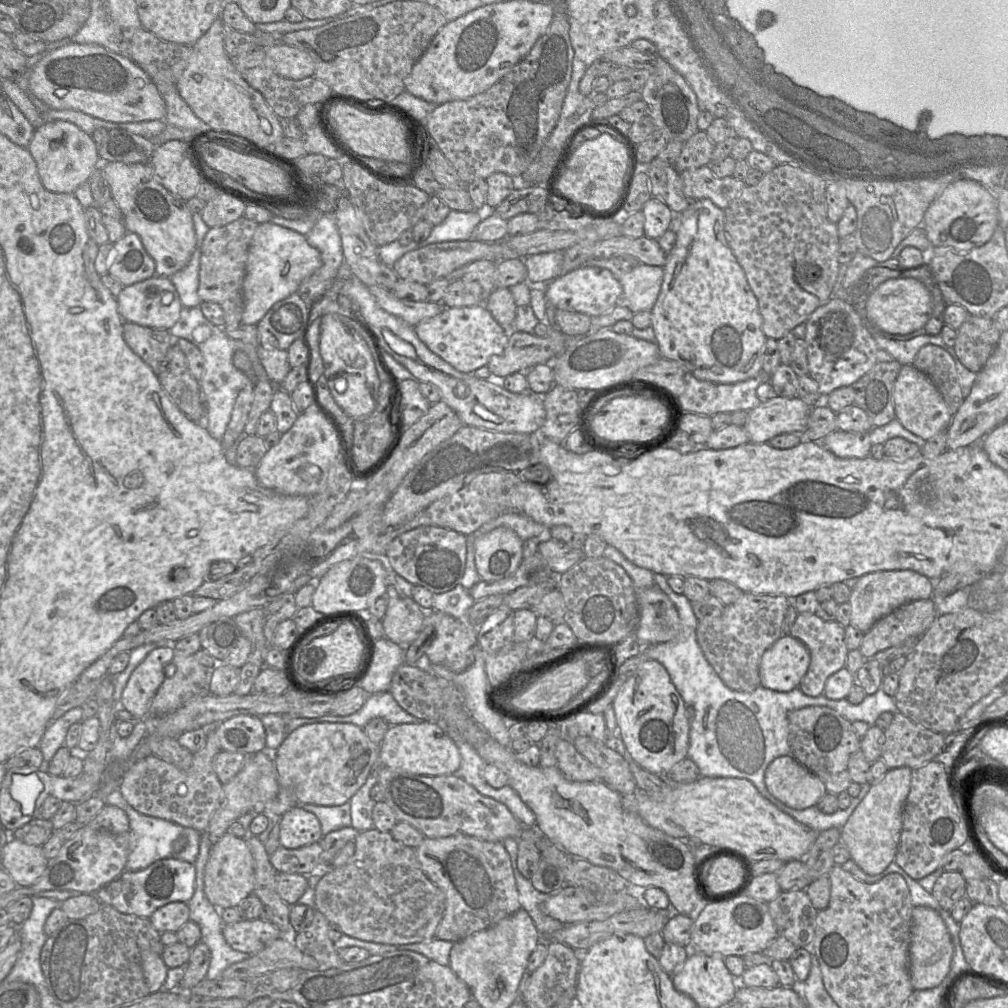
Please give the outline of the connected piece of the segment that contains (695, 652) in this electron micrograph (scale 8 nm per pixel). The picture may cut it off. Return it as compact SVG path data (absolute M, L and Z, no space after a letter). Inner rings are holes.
M654 573L654 582L675 605L681 620L681 632L672 641L643 647L640 654L644 655L644 660L656 660L665 667L686 706L694 709L695 716L690 725L687 757L698 766L700 775L747 779L754 784L762 796L778 809L808 828L818 833L830 828L842 829L853 811L869 792L871 783L861 785L859 795L852 798L848 808L839 809L832 814L823 813L816 805L803 810L790 808L773 797L765 785L764 775L768 765L775 758L790 754L787 714L789 711L806 706L827 706L851 723L863 721L869 725L875 725L880 714L899 712L894 696L887 695L882 688L879 688L876 693L866 695L860 704L853 705L847 698L831 700L824 694L811 697L804 694L799 687L788 692L777 692L763 686L759 686L751 692L732 690L719 678L705 658L697 641L696 629L699 621L693 612L691 602L684 594L677 594L670 588L667 576Z

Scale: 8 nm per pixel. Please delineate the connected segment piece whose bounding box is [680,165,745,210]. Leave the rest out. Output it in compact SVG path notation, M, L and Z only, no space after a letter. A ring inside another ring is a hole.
M709 165L680 173L683 193L690 201L710 199L717 207L726 209L745 187L745 182L732 176L718 178Z

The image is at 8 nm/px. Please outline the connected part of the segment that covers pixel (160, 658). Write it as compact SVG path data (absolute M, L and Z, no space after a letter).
M172 644L151 651L133 670L122 692L124 709L138 719L145 719L158 688L165 679L165 667L174 657Z

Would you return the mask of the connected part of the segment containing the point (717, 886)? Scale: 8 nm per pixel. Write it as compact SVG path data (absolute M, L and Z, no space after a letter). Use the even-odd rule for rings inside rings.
M721 857L704 868L704 889L709 896L718 896L732 892L742 878L740 863L730 857Z

